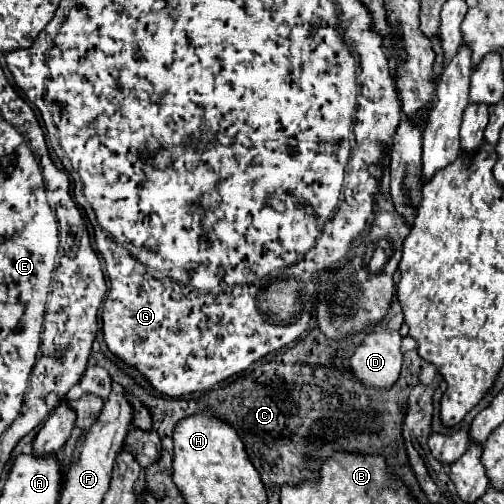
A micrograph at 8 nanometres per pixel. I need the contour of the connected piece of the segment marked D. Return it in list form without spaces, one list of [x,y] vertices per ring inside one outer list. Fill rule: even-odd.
[[[387,327],[371,331],[349,361],[353,377],[377,389],[389,389],[397,381],[403,365],[401,341],[399,331]]]

